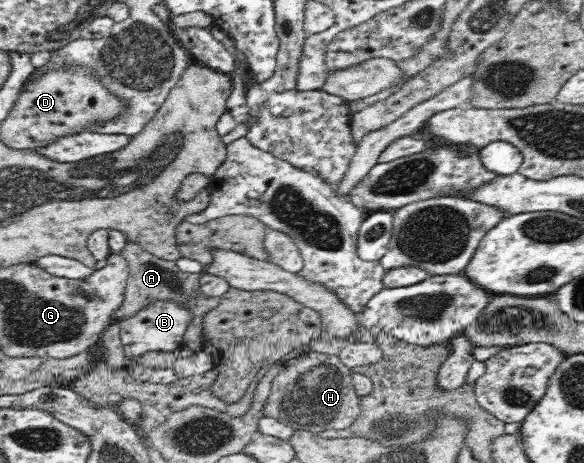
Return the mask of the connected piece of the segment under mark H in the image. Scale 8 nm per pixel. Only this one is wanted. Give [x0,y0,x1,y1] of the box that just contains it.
[264,351,362,434]

